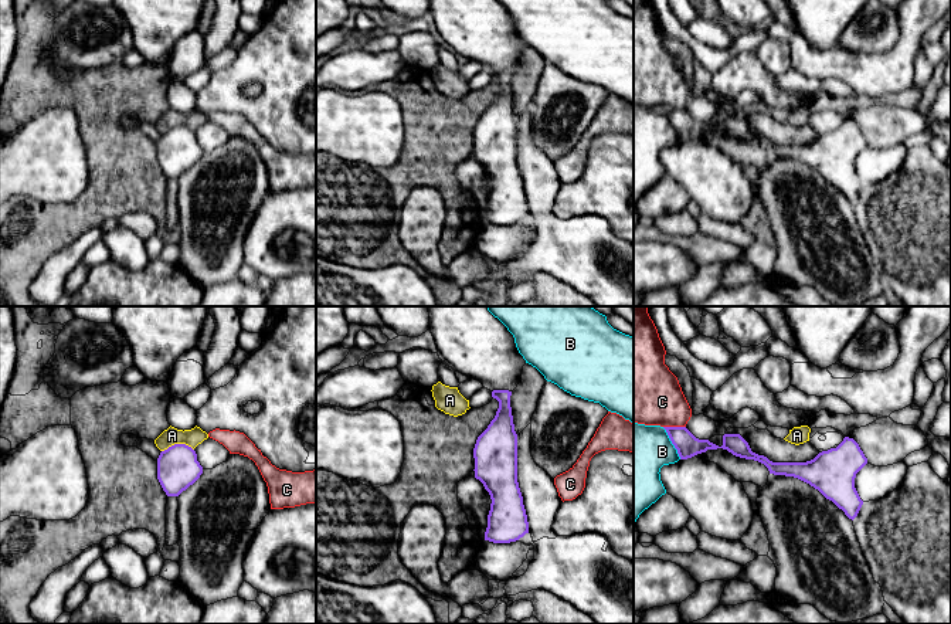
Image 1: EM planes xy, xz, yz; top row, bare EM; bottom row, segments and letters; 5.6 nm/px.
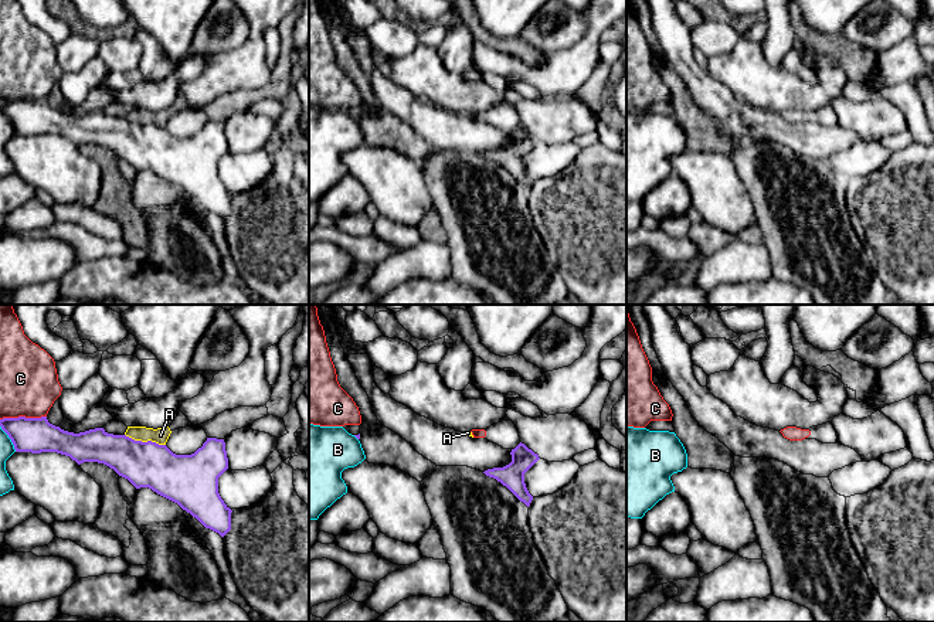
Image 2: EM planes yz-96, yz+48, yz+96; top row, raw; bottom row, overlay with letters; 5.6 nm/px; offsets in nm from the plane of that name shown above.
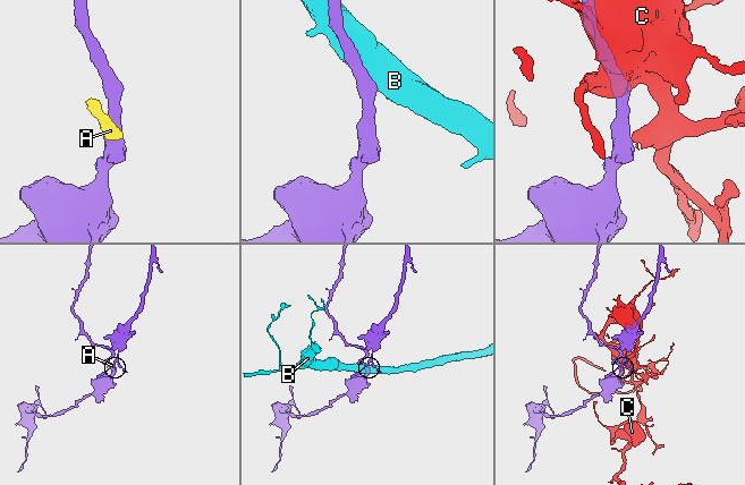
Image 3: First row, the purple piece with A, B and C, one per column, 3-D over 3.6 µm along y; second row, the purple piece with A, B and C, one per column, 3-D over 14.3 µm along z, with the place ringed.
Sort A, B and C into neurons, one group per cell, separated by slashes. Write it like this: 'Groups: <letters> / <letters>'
Groups: A / B / C

